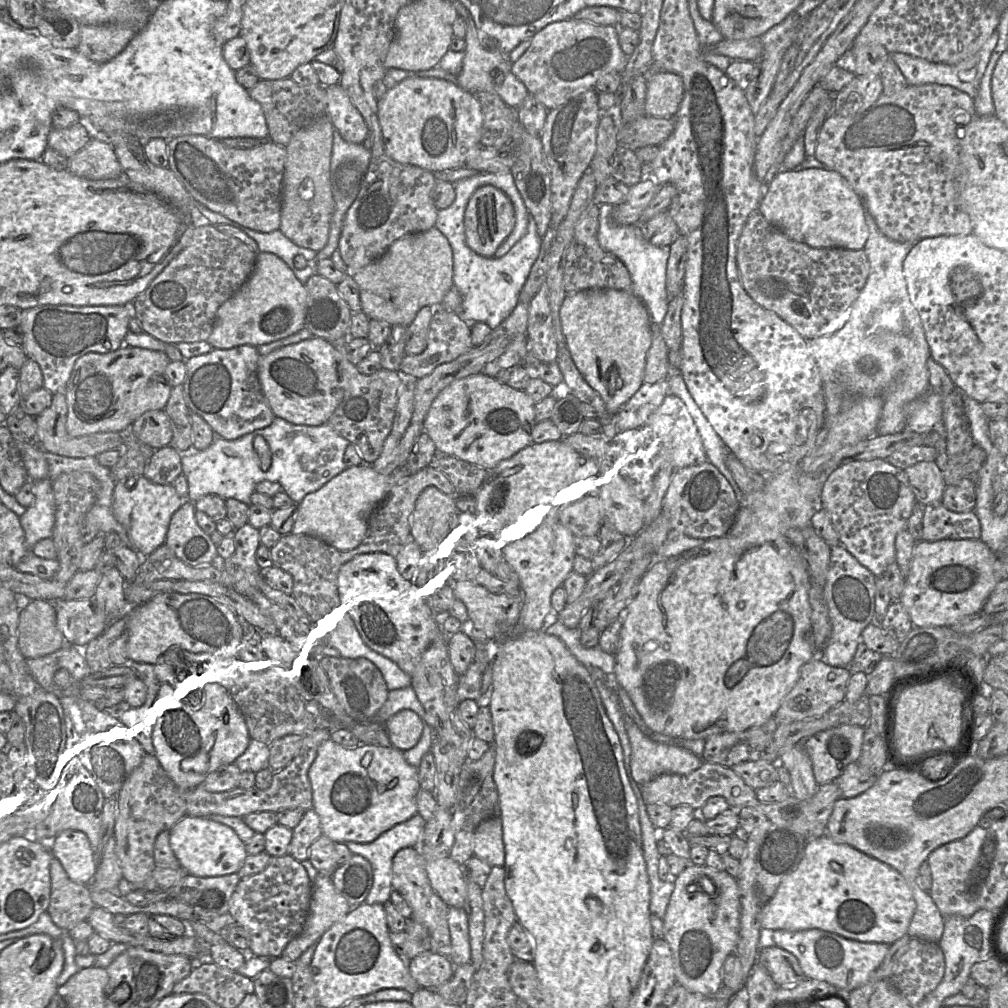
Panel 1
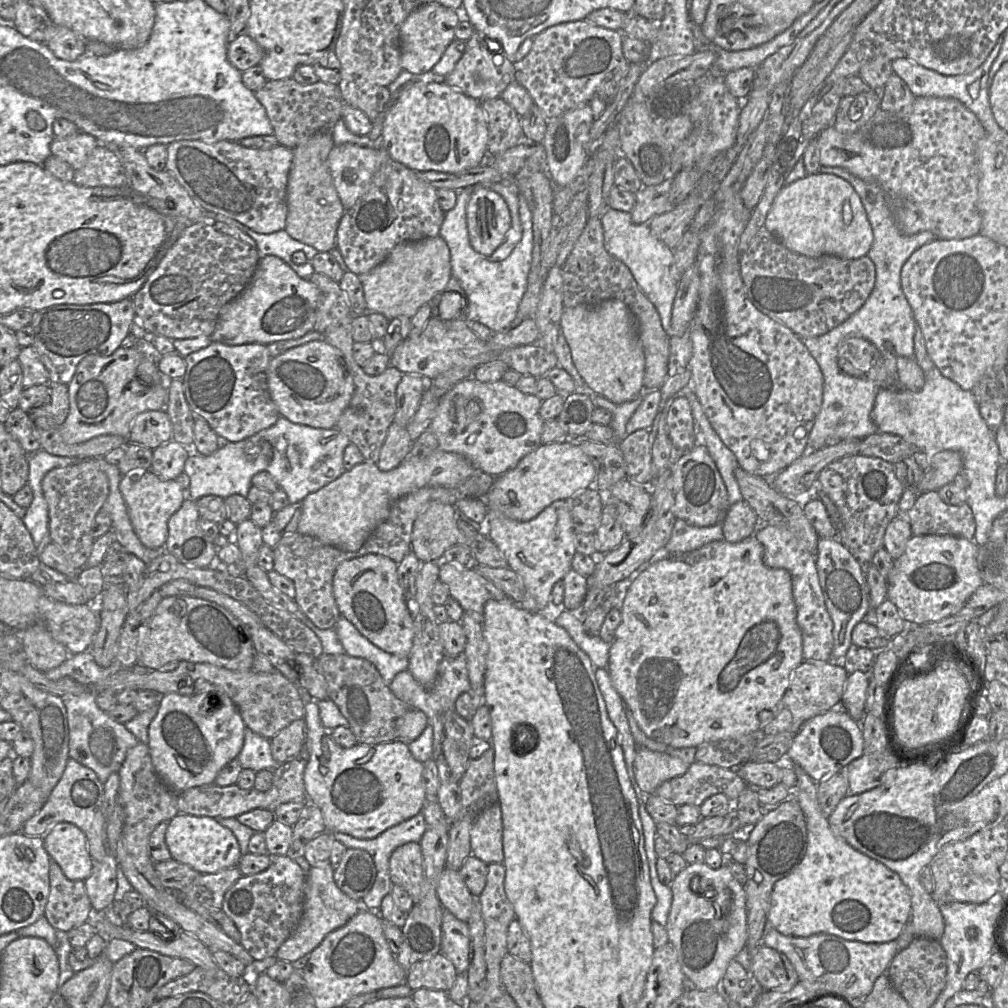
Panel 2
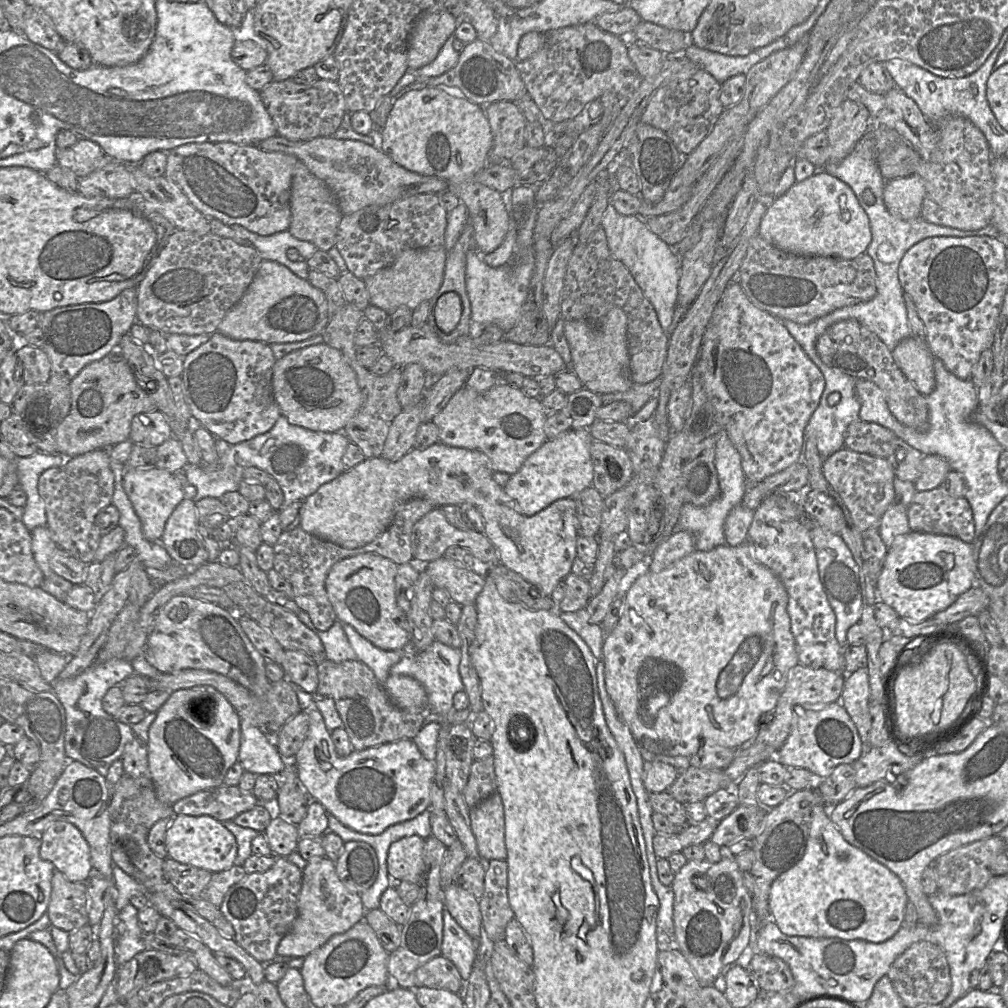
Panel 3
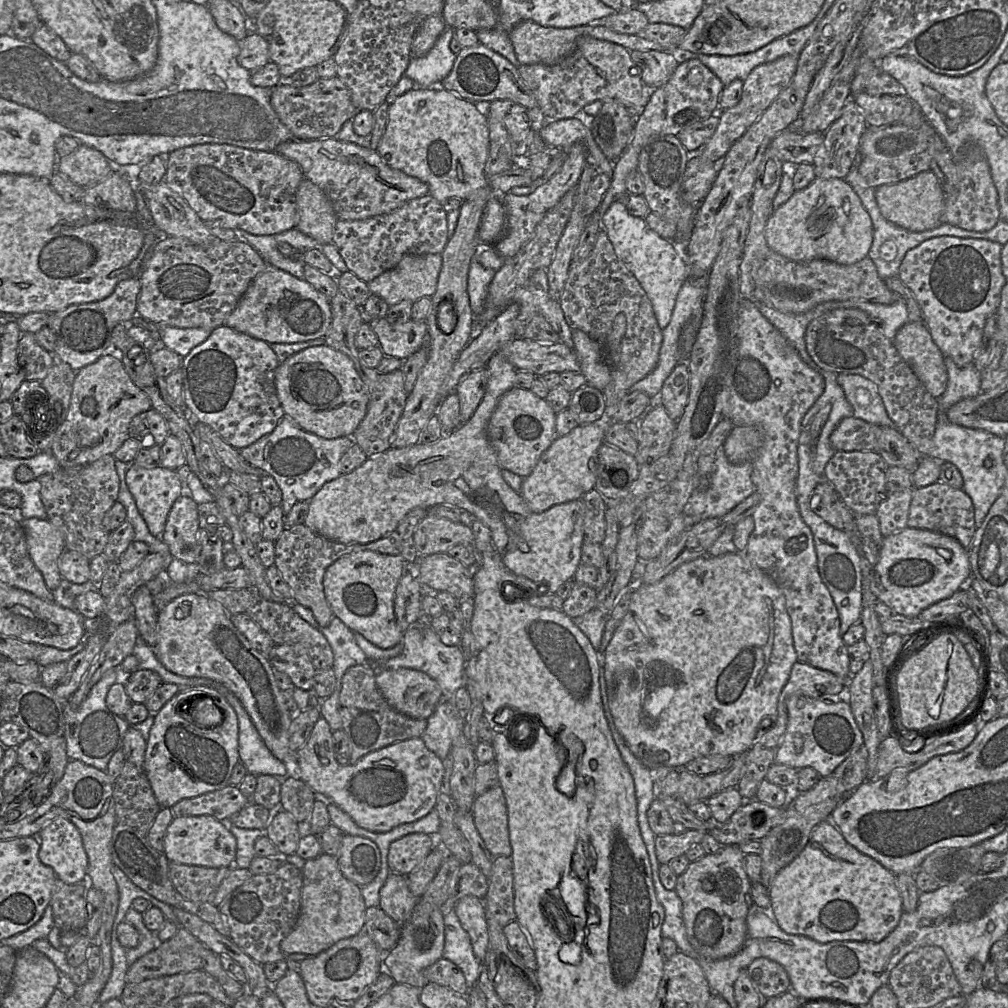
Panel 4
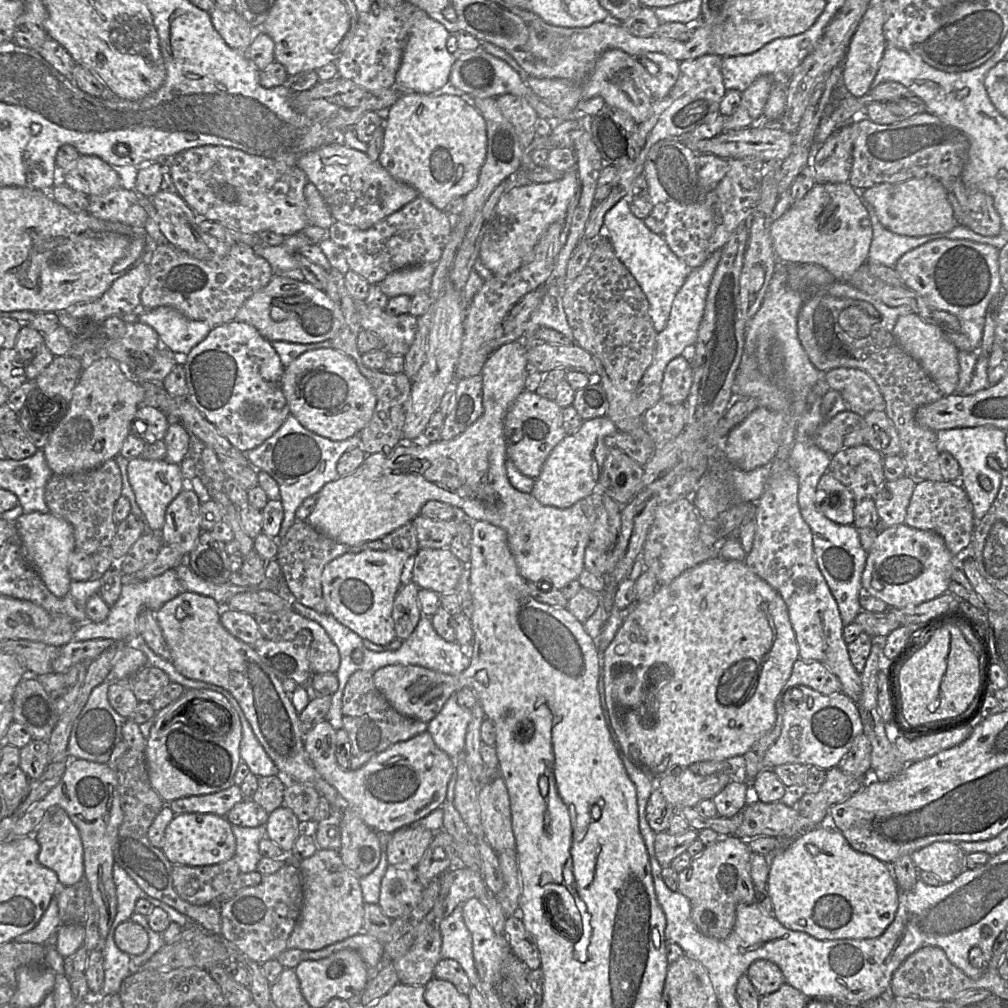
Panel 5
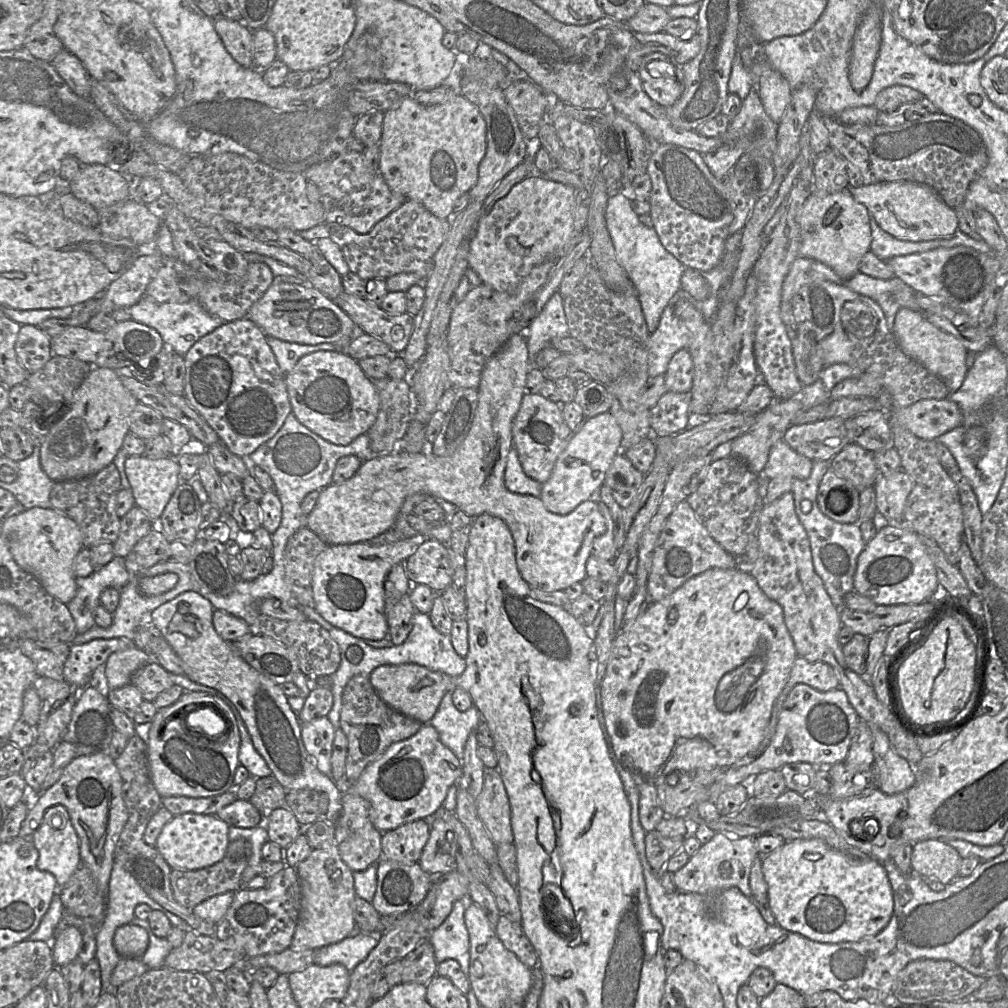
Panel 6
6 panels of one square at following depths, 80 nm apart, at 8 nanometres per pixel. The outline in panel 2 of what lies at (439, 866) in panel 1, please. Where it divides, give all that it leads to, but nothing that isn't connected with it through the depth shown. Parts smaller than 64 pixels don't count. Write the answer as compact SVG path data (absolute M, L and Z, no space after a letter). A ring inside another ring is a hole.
M445 867L439 876L436 891L444 910L464 922L469 920L477 899L467 888L459 870Z

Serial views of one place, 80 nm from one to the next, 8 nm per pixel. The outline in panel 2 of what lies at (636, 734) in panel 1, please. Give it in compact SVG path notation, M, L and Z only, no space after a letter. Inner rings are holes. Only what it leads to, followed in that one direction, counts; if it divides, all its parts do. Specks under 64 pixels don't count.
M638 747L634 774L642 792L651 795L664 781L683 775L689 766L678 757Z

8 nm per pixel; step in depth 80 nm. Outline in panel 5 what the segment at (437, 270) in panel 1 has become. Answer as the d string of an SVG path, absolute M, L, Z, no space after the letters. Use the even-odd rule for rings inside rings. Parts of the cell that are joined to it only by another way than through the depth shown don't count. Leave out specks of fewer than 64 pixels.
M426 263L396 270L378 283L388 298L399 295L413 297L419 291L428 291L436 269L435 263Z

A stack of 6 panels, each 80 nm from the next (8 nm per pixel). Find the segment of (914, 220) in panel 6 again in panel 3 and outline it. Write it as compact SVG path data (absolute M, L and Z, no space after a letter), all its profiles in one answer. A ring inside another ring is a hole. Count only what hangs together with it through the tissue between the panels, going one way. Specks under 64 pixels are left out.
M919 175L896 178L886 182L883 201L887 210L902 220L921 218L926 189Z

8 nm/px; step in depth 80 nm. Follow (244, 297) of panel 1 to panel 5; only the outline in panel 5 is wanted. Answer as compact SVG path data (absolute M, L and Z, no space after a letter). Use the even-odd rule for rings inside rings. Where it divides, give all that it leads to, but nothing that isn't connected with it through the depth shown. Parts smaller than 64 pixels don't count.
M274 275L264 288L244 302L234 321L252 325L268 341L311 344L333 339L344 324L344 317L325 291L306 281Z

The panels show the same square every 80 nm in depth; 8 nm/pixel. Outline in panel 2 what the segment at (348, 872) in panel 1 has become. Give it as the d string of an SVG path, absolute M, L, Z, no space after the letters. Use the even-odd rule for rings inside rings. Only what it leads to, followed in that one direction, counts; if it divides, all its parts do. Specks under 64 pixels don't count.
M347 848L334 868L334 880L337 886L357 901L361 901L371 890L376 875L373 858L363 849Z

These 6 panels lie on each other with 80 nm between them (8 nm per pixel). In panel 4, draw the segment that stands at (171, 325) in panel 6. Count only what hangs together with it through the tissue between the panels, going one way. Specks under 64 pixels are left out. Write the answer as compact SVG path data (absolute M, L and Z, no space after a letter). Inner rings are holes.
M158 326L160 344L174 351L181 357L187 356L190 351L208 339L212 330L201 328L176 328Z

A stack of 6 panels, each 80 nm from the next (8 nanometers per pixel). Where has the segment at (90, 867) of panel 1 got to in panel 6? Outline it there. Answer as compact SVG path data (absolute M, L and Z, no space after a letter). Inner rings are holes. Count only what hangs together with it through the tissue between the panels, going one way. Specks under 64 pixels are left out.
M63 805L50 807L45 812L40 826L33 832L30 839L39 852L37 867L53 874L59 887L64 886L82 864L79 838L66 807Z

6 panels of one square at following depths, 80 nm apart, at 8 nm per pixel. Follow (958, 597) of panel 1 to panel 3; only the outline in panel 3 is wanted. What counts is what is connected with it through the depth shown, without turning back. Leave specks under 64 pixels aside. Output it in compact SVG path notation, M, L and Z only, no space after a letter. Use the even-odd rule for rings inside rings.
M909 531L898 535L883 561L876 583L878 599L909 623L920 623L945 610L964 592L976 586L973 546L939 534Z

